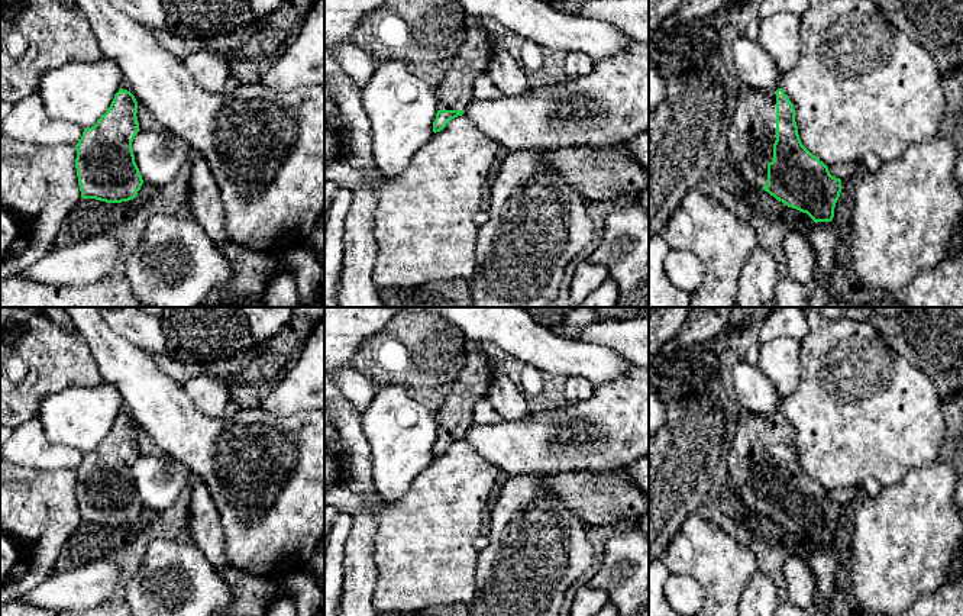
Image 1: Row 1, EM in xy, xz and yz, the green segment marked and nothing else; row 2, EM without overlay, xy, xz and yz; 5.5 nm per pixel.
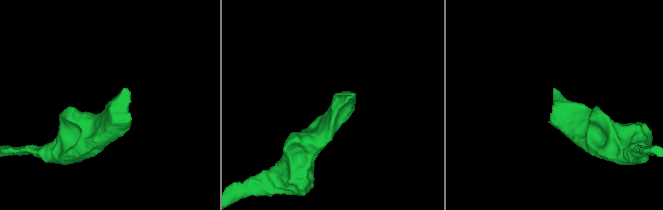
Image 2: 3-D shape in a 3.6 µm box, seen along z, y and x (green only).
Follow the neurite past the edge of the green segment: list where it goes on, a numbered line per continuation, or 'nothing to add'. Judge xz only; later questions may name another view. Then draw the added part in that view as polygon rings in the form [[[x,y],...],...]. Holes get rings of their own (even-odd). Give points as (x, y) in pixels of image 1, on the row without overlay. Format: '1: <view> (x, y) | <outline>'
1: xz (453, 416) | [[[481,344],[469,345],[465,365],[458,378],[450,384],[450,393],[442,400],[434,410],[439,435],[465,435],[472,425],[472,409],[479,399],[487,397],[492,367],[498,365],[481,346]]]

